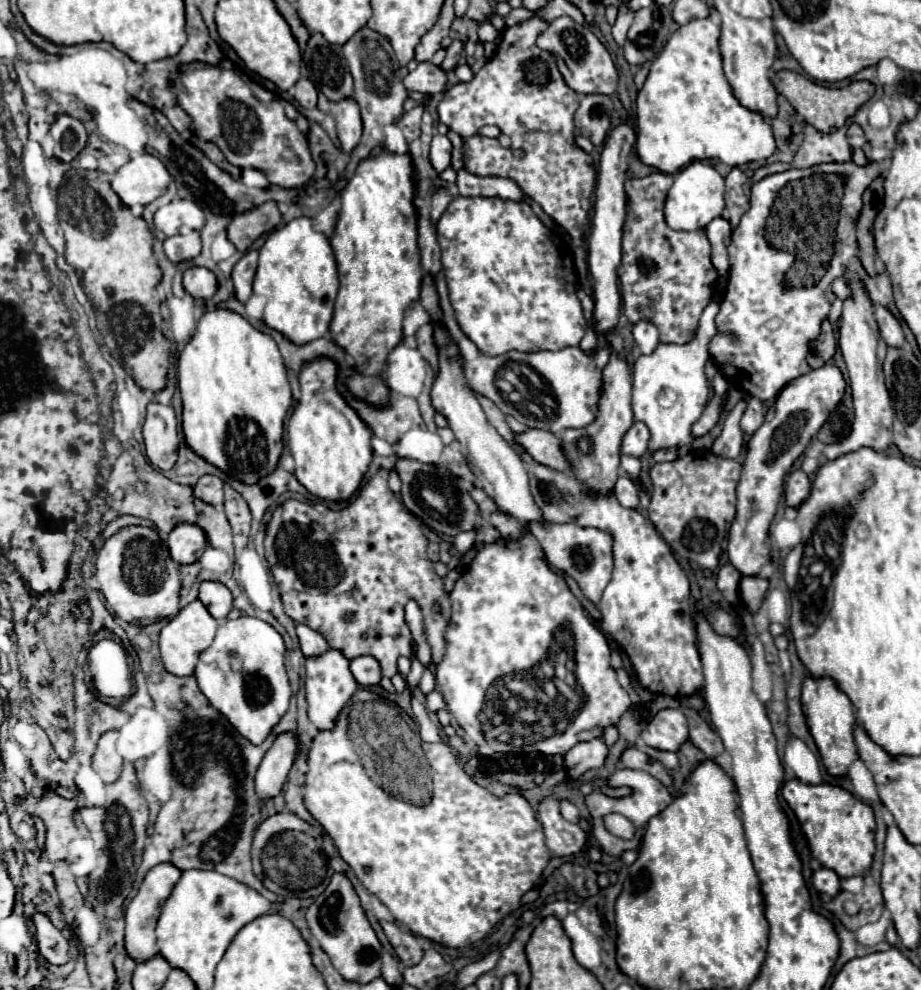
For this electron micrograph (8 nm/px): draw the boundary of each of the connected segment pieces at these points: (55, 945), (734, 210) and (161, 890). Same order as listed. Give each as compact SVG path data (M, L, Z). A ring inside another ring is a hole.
M36 913L32 917L34 925L36 925L36 941L38 941L38 949L40 955L50 963L50 965L64 965L68 963L68 941L62 937L62 933L52 925L52 921L42 915Z
M734 167L728 175L726 175L726 209L730 211L730 225L732 229L738 227L742 213L748 209L750 203L750 187L752 181L744 175L742 169Z
M160 863L156 867L152 867L146 877L144 877L144 883L140 885L136 897L130 901L130 905L126 907L126 935L124 935L124 945L126 945L126 953L130 959L134 959L136 963L144 963L152 957L156 957L158 953L158 947L156 947L156 921L160 917L160 911L162 911L162 905L166 903L166 899L170 897L174 885L178 883L180 879L180 871L174 867L174 865L166 865L166 863Z

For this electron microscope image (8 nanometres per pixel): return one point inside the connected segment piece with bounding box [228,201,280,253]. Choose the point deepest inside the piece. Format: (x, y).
(247, 227)

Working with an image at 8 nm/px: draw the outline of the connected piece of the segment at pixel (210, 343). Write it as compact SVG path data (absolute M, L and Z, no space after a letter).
M216 309L200 317L196 333L178 357L178 389L182 395L182 429L186 445L226 475L254 485L268 477L282 455L284 417L292 405L286 365L274 339L254 329L244 317Z

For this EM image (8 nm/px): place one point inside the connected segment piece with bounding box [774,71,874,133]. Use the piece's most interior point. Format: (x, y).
(826, 109)

